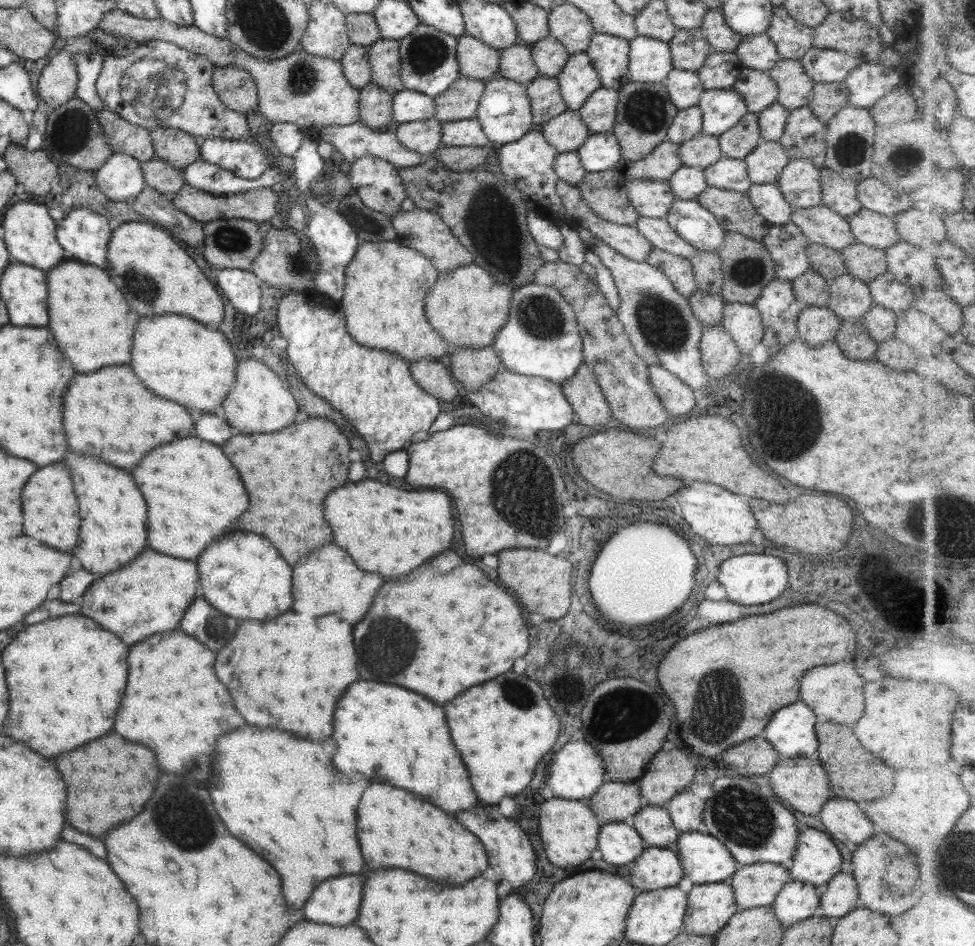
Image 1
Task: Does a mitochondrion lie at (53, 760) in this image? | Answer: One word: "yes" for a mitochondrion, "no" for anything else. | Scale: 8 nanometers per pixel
no

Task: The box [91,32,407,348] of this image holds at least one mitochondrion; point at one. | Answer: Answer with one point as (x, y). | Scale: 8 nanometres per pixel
(156, 88)

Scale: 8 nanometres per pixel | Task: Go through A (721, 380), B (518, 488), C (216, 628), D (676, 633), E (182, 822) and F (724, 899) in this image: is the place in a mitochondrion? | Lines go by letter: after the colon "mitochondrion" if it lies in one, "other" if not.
A: other
B: mitochondrion
C: mitochondrion
D: other
E: mitochondrion
F: other

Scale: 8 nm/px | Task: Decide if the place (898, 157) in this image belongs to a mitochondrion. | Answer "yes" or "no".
yes

